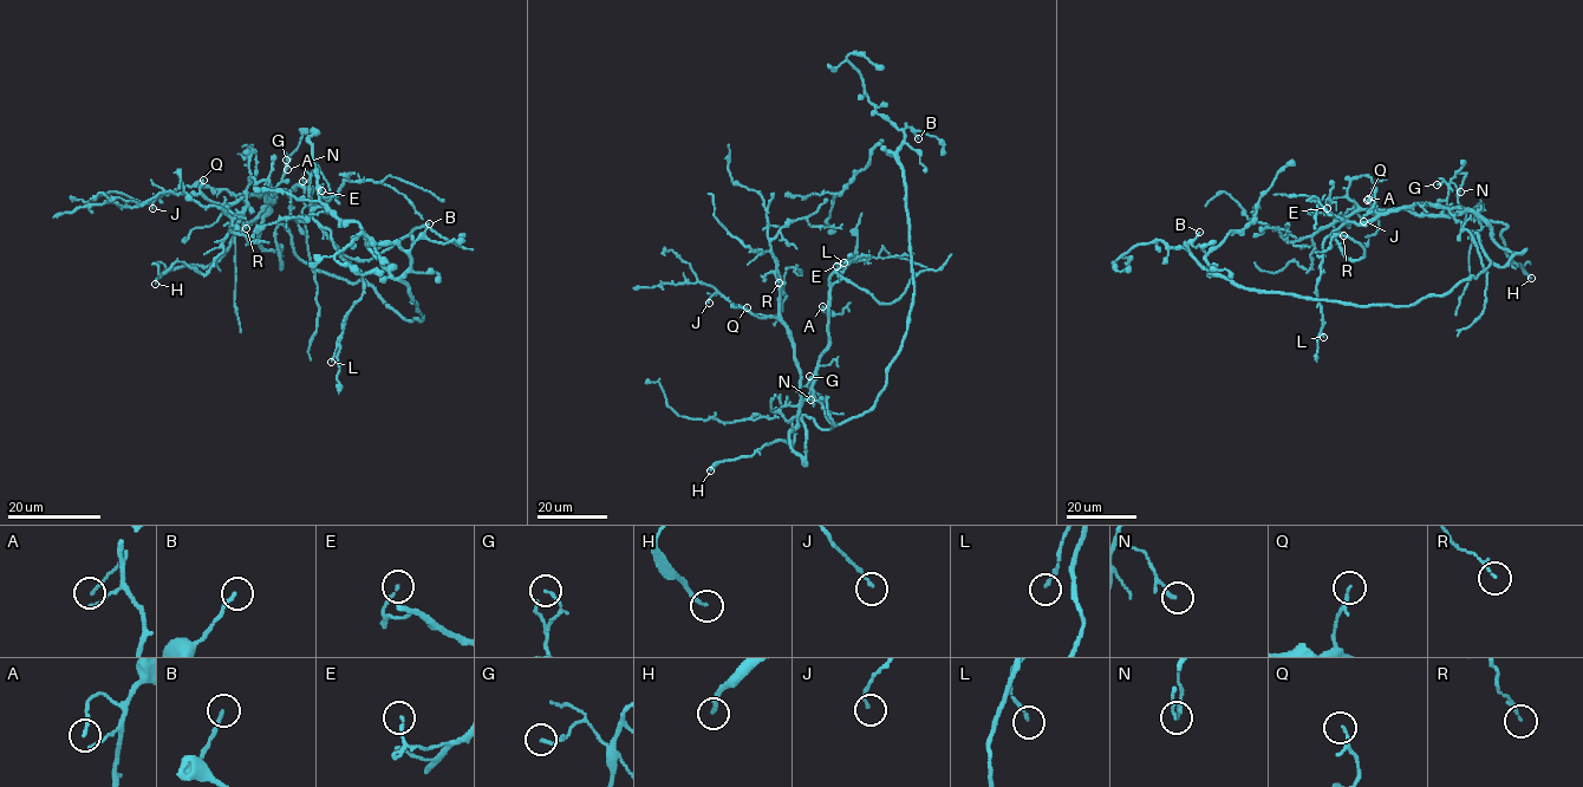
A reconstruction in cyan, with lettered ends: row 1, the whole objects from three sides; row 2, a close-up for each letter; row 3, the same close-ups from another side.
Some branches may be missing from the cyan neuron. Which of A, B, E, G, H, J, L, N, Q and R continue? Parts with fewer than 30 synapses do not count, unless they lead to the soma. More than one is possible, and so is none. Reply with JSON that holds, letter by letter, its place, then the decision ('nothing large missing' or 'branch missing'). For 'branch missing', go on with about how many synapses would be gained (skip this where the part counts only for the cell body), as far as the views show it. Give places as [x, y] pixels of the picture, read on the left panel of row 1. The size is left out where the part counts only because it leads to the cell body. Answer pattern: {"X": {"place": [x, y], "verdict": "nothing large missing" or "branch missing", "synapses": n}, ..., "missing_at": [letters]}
{"A": {"place": [303, 181], "verdict": "nothing large missing"}, "B": {"place": [429, 223], "verdict": "nothing large missing"}, "E": {"place": [321, 190], "verdict": "nothing large missing"}, "G": {"place": [286, 160], "verdict": "nothing large missing"}, "H": {"place": [155, 284], "verdict": "branch missing"}, "J": {"place": [152, 208], "verdict": "nothing large missing"}, "L": {"place": [331, 362], "verdict": "nothing large missing"}, "N": {"place": [287, 169], "verdict": "nothing large missing"}, "Q": {"place": [203, 180], "verdict": "nothing large missing"}, "R": {"place": [246, 228], "verdict": "nothing large missing"}, "missing_at": ["H"]}

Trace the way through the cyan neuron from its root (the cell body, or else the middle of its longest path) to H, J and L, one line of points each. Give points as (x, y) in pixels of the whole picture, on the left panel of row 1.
H: (311, 264), (281, 225), (280, 268), (280, 251), (261, 246), (268, 203), (210, 264), (169, 268), (155, 284)
J: (311, 264), (281, 225), (280, 268), (280, 251), (261, 246), (272, 195), (215, 203), (162, 192), (152, 208)
L: (311, 264), (281, 225), (280, 268), (260, 242), (269, 199), (295, 186), (363, 278), (331, 362)

